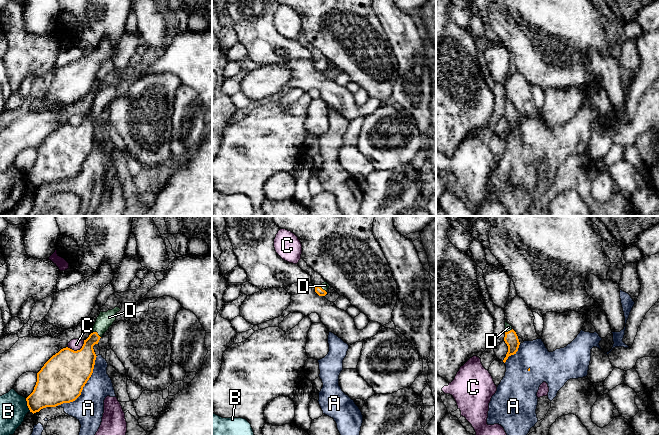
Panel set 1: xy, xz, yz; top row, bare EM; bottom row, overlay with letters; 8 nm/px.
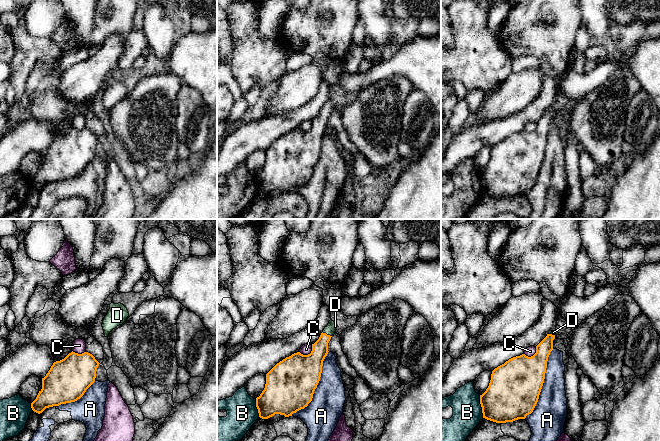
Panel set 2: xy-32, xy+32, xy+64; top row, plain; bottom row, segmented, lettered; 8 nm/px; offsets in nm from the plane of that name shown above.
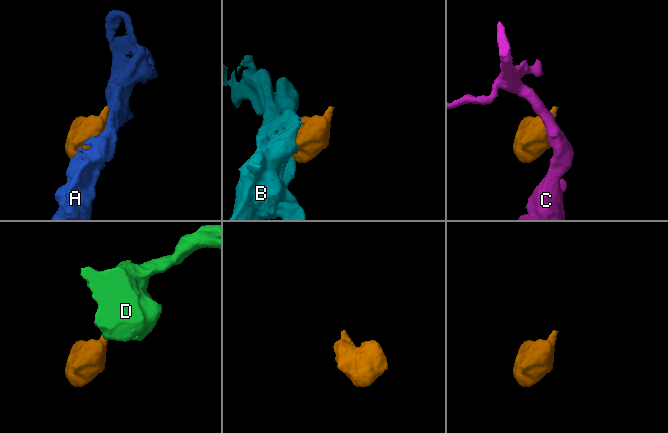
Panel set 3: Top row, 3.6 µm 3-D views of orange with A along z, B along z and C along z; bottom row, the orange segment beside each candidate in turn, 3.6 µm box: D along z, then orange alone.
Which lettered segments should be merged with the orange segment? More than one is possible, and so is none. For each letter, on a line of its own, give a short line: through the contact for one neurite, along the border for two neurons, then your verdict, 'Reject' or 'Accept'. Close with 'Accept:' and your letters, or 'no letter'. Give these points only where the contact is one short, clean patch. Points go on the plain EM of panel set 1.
A: Reject
B: Reject
C: Reject
D: Line: xy (83, 136), (88, 120), (97, 109), (105, 95). Accept
Accept: D

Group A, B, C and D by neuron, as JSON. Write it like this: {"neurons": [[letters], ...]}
{"neurons": [["A"], ["B"], ["C"], ["D"]]}

